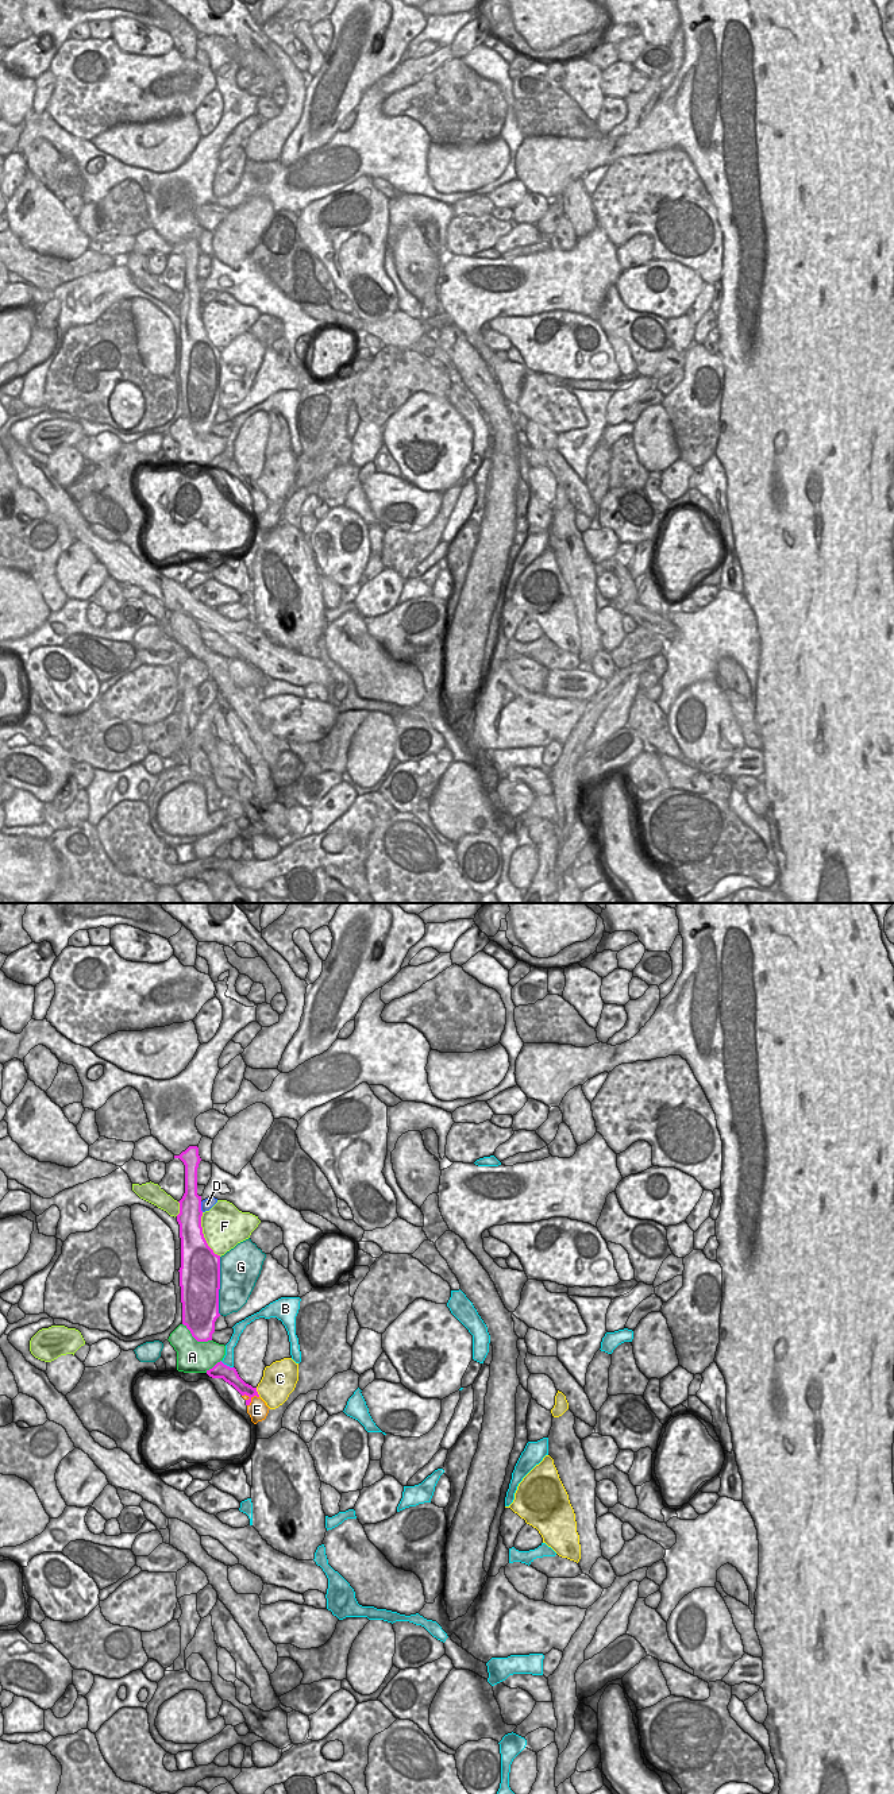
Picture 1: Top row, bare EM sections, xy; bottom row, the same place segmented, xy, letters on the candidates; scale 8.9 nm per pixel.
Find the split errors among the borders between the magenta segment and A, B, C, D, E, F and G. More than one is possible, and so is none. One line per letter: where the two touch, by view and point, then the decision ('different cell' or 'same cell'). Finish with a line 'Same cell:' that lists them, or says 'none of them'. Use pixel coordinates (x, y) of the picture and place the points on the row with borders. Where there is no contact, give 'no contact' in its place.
A: contact xy (196, 1339); different cell
B: contact xy (226, 1365); different cell
C: contact xy (257, 1392); different cell
D: contact xy (200, 1207); different cell
E: contact xy (250, 1397); same cell
F: contact xy (203, 1235); different cell
G: contact xy (219, 1285); different cell
Same cell: E

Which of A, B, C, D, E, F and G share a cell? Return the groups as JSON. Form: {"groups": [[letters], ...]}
{"groups": [["A"], ["B"], ["C"], ["D"], ["E"], ["F"], ["G"]]}

